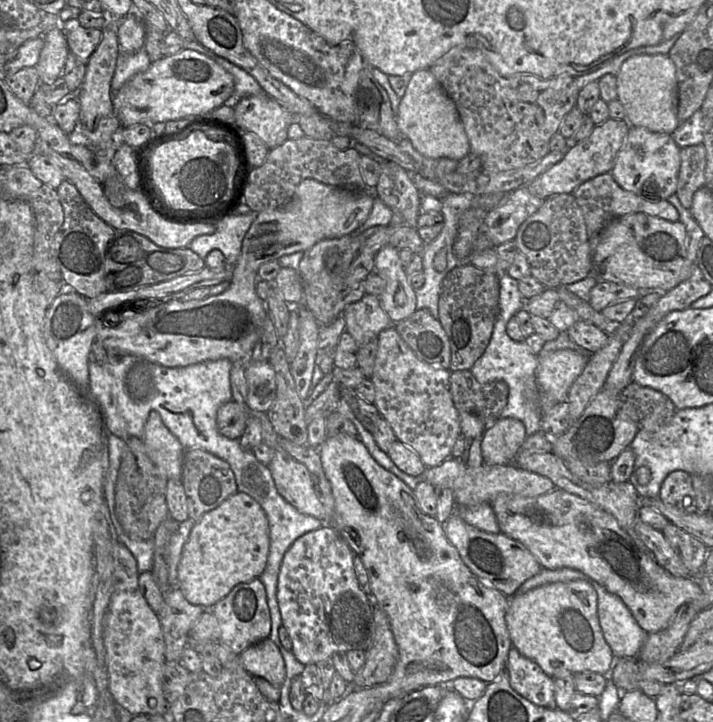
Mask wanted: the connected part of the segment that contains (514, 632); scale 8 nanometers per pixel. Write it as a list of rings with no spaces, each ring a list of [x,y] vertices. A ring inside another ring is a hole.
[[[557,582],[534,588],[524,594],[515,594],[509,598],[505,620],[512,646],[524,657],[538,664],[548,676],[555,678],[583,672],[609,676],[616,658],[604,639],[597,614],[597,594],[589,582]]]

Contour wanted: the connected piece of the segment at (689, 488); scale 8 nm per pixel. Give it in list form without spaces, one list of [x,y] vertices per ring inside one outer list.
[[[675,470],[664,479],[658,498],[665,504],[685,513],[697,512],[697,498],[692,477],[682,470]]]

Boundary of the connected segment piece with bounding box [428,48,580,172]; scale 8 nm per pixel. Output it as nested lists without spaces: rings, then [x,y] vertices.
[[[452,49],[428,68],[447,95],[455,102],[467,134],[470,152],[481,159],[485,171],[508,171],[525,167],[543,158],[550,150],[552,136],[559,132],[565,116],[576,104],[580,89],[575,77],[559,76],[541,79],[532,74],[502,76],[477,49]]]

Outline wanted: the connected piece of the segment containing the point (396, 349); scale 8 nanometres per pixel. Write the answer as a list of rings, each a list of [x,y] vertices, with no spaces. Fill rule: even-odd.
[[[395,326],[379,333],[378,347],[373,374],[370,378],[375,389],[374,405],[388,422],[396,438],[416,452],[427,468],[440,465],[452,457],[455,442],[461,435],[459,411],[454,406],[450,392],[451,372],[418,359],[402,340]]]

